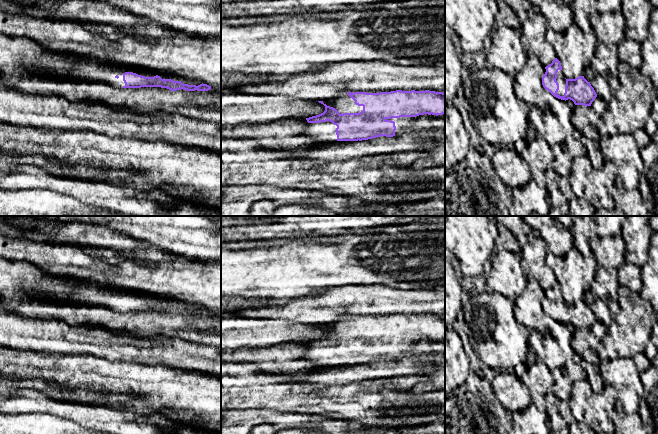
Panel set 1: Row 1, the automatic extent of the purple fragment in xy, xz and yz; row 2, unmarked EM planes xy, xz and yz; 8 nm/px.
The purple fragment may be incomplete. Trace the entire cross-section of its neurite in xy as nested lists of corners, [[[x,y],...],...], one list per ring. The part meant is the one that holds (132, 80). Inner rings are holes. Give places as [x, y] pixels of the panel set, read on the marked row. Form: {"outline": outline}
{"outline": [[[65,70],[66,79],[87,79],[90,81],[99,81],[109,85],[120,88],[141,88],[141,87],[161,87],[167,88],[171,91],[187,90],[187,91],[208,91],[211,86],[207,84],[188,85],[180,81],[173,81],[171,79],[162,79],[156,75],[154,77],[145,77],[133,72],[116,73],[113,71],[94,71],[83,72],[80,70]]]}

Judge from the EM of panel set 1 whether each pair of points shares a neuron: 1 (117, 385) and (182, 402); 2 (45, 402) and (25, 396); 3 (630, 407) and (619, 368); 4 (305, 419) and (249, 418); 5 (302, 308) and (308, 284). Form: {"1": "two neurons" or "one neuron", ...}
{"1": "one neuron", "2": "one neuron", "3": "one neuron", "4": "one neuron", "5": "two neurons"}

